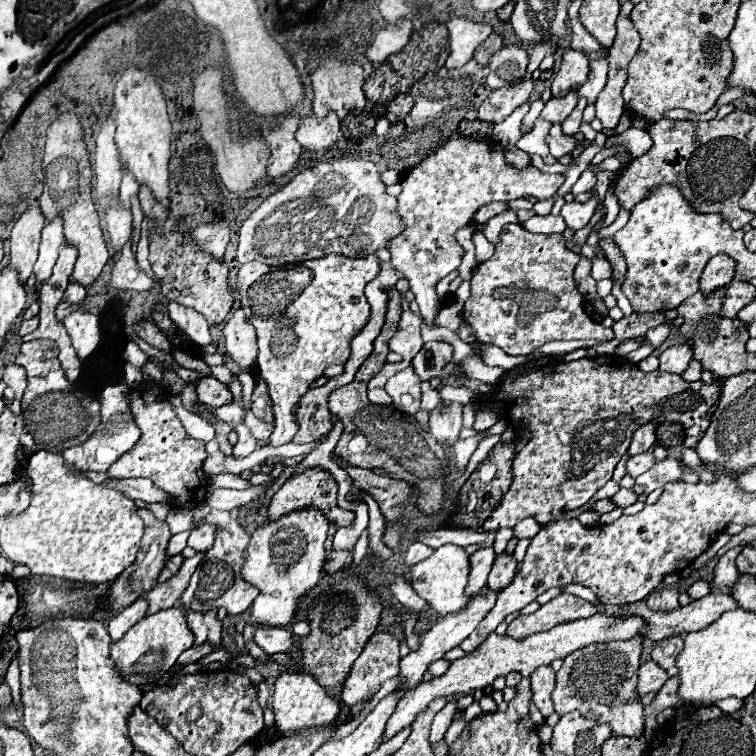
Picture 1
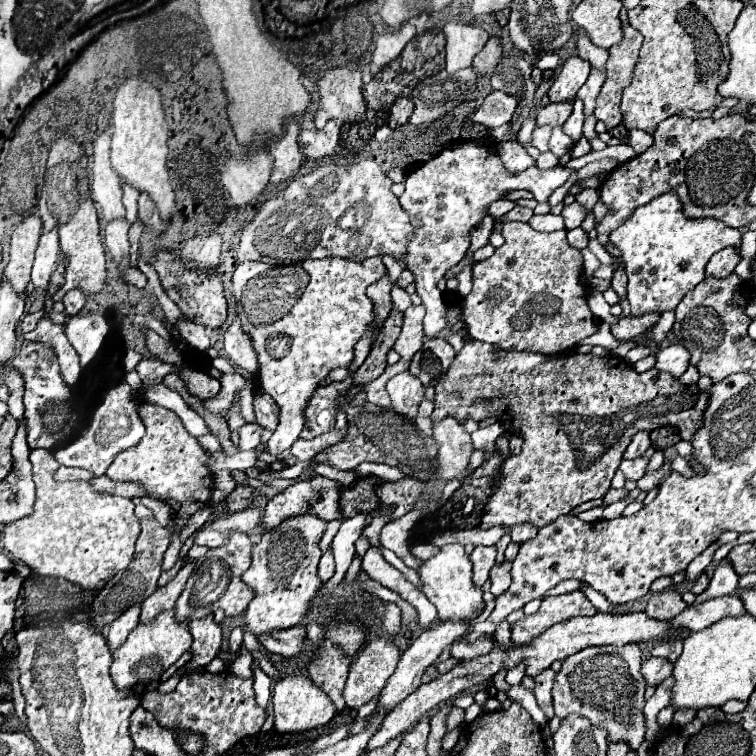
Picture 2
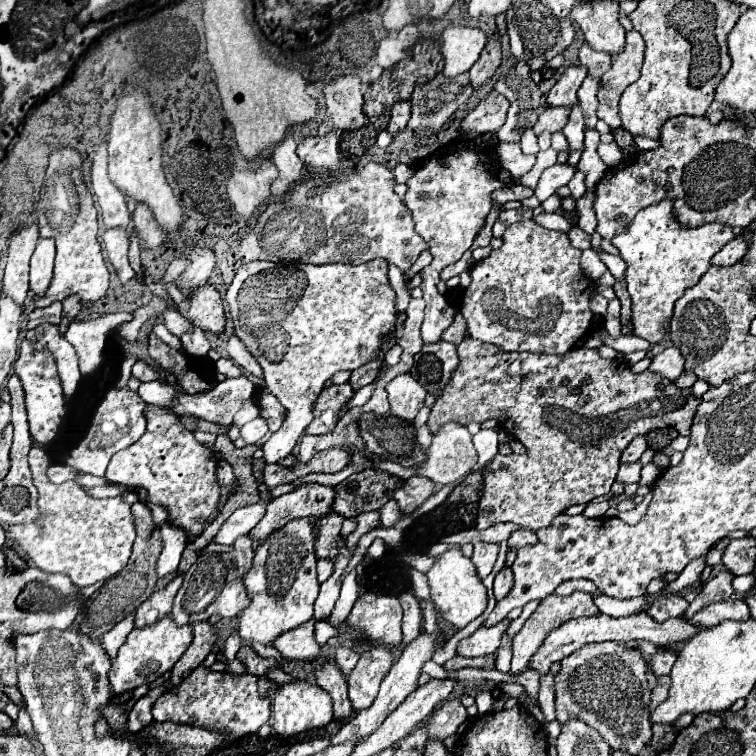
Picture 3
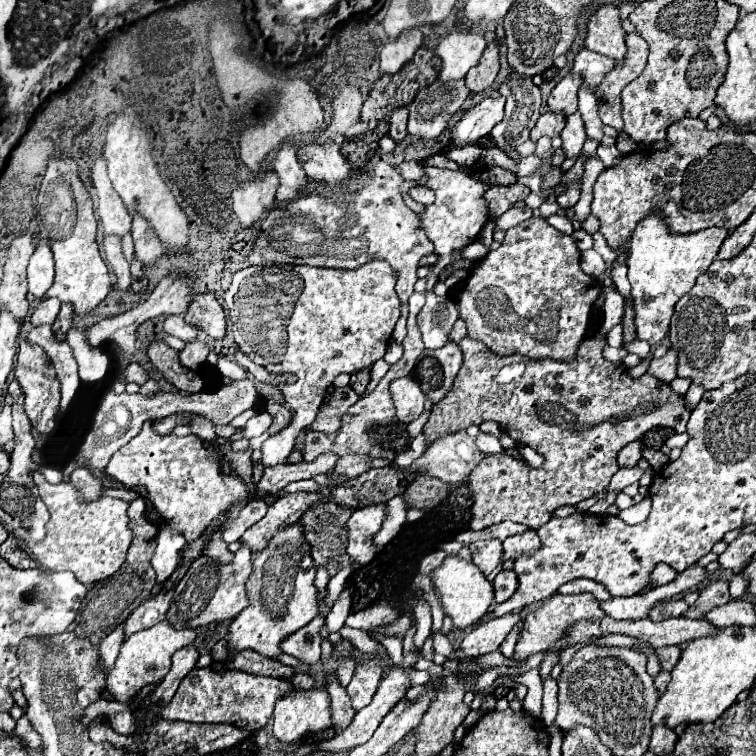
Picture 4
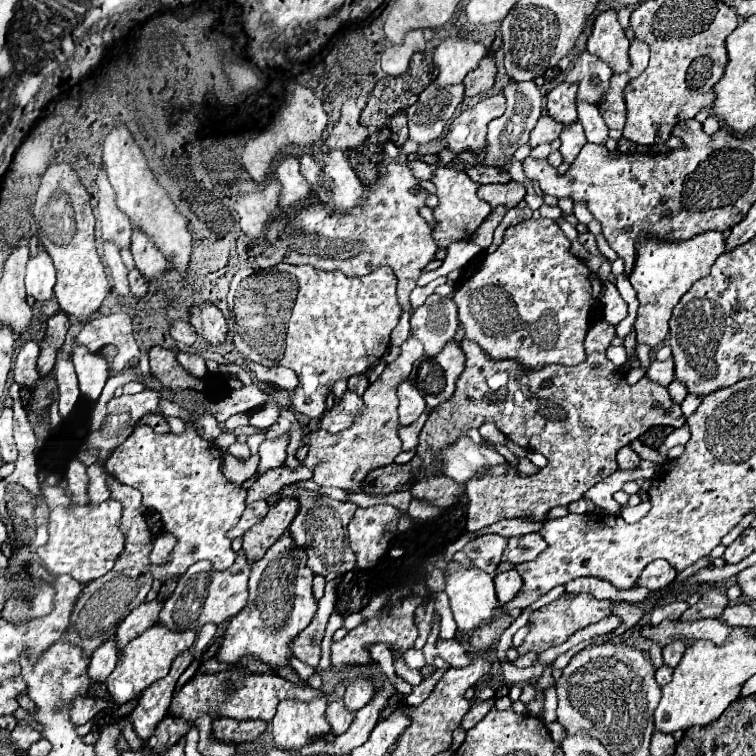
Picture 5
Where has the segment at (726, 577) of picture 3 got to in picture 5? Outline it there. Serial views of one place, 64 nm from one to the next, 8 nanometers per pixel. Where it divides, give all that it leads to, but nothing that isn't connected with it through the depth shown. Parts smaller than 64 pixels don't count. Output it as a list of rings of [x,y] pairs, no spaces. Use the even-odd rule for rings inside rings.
[[[712,588],[708,590],[700,602],[692,608],[688,608],[680,620],[688,622],[688,620],[702,620],[702,618],[718,618],[720,612],[728,606],[728,598],[726,598],[726,592],[720,590],[720,588]]]

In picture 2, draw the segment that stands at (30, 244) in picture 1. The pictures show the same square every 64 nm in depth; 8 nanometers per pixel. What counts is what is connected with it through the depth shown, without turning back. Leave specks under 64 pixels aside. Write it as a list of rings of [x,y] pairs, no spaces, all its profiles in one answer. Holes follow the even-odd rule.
[[[28,216],[14,230],[10,240],[10,260],[8,266],[4,268],[4,280],[8,280],[12,290],[20,296],[26,294],[26,286],[30,282],[30,268],[40,234],[42,234],[42,220],[38,216]]]

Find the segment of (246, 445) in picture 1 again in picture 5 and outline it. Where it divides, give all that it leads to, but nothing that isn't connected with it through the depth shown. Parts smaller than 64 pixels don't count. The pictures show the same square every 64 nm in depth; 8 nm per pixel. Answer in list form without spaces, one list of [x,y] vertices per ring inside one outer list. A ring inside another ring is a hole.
[[[278,402],[268,404],[268,406],[262,406],[260,410],[256,410],[256,412],[252,414],[250,424],[256,426],[256,428],[260,428],[260,430],[266,430],[266,428],[270,428],[270,426],[280,418],[280,412],[282,412],[282,410],[284,410],[284,406],[278,404]]]

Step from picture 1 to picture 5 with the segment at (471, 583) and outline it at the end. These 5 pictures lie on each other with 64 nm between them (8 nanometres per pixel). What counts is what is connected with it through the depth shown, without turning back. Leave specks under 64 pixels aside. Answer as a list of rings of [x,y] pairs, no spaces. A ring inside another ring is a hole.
[[[484,534],[484,536],[470,540],[462,550],[474,566],[492,574],[496,570],[496,566],[500,564],[506,544],[508,544],[508,538],[504,538],[500,534]]]

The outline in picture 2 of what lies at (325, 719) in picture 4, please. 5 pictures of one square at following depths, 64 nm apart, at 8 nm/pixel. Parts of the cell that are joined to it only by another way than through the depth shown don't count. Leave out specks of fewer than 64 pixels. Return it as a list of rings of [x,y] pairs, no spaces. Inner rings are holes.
[[[288,676],[288,678],[278,680],[272,692],[272,704],[274,704],[274,728],[280,734],[304,732],[304,730],[324,726],[336,714],[336,708],[332,700],[328,698],[328,694],[306,676]]]

